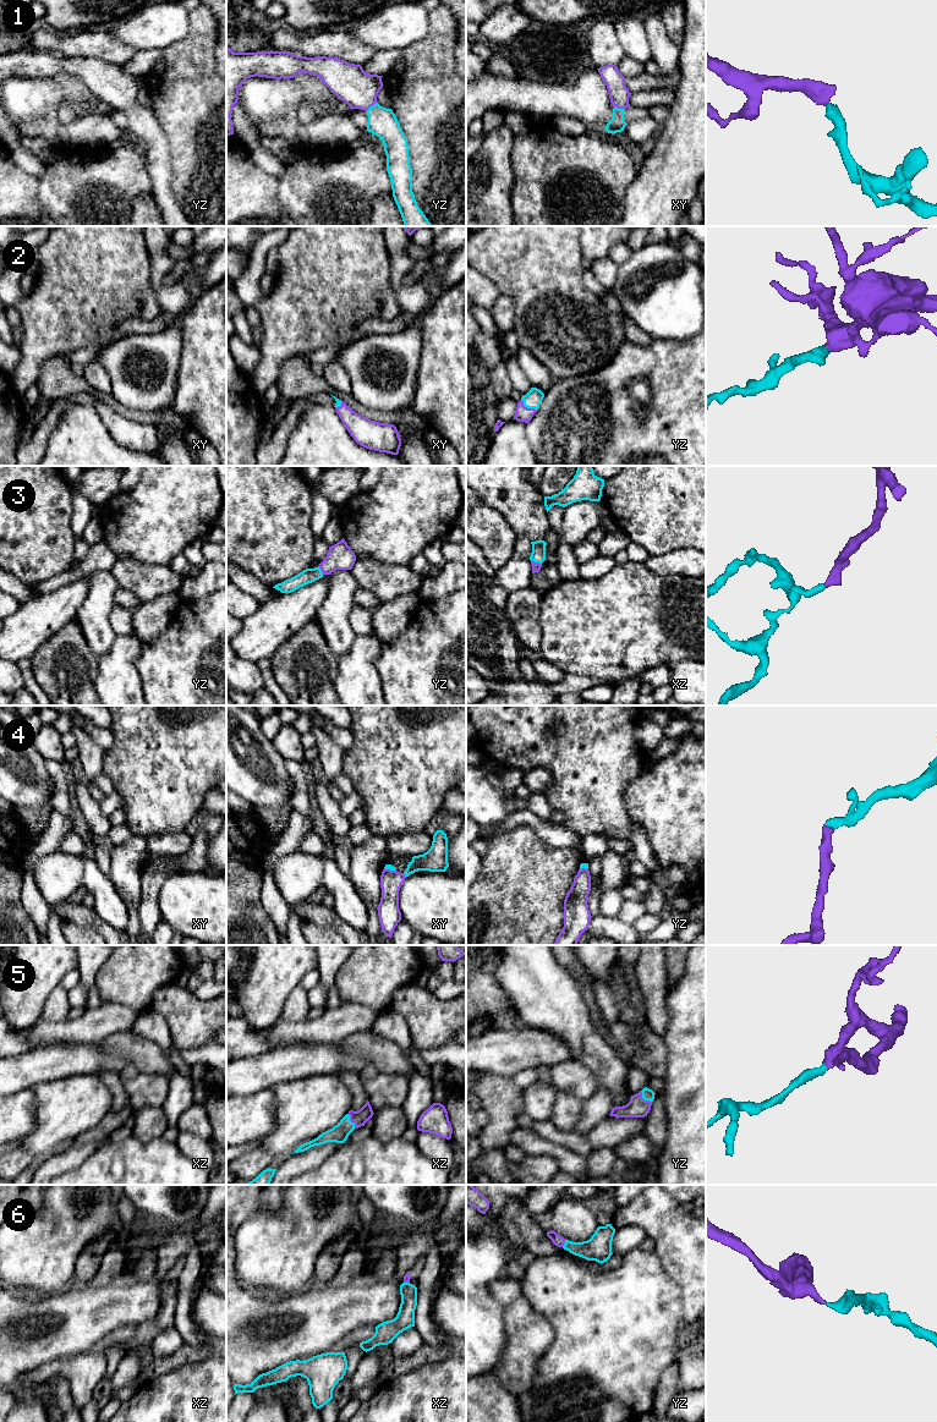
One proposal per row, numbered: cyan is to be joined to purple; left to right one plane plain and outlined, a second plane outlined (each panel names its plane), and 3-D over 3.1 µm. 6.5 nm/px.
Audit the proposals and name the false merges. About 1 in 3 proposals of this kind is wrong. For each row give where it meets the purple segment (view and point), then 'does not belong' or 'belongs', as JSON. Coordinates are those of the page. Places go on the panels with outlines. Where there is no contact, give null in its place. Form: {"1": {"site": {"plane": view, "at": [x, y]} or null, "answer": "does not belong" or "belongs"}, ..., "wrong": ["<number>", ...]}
{"1": {"site": {"plane": "xy", "at": [619, 108]}, "answer": "belongs"}, "2": {"site": {"plane": "yz", "at": [526, 407]}, "answer": "belongs"}, "3": {"site": {"plane": "xz", "at": [536, 563]}, "answer": "belongs"}, "4": {"site": {"plane": "xy", "at": [404, 876]}, "answer": "belongs"}, "5": {"site": {"plane": "yz", "at": [642, 1098]}, "answer": "belongs"}, "6": {"site": {"plane": "yz", "at": [564, 1242]}, "answer": "belongs"}, "wrong": []}

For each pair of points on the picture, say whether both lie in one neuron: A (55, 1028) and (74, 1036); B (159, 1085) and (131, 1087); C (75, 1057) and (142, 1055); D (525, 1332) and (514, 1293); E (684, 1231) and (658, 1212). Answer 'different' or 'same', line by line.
A: same
B: same
C: different
D: same
E: same

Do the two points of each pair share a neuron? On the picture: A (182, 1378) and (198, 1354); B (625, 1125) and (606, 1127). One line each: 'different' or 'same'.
A: different
B: same

